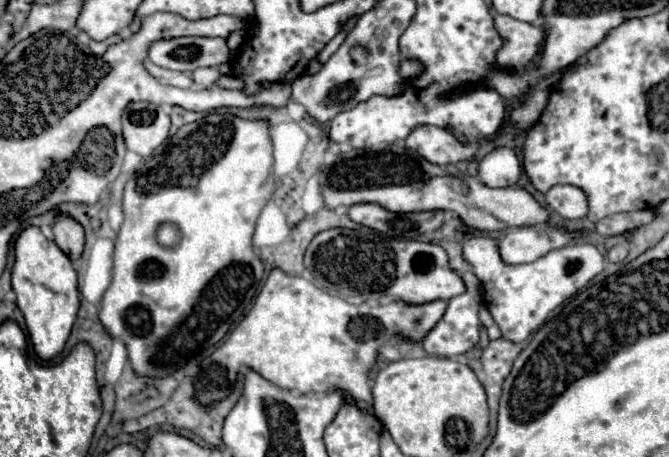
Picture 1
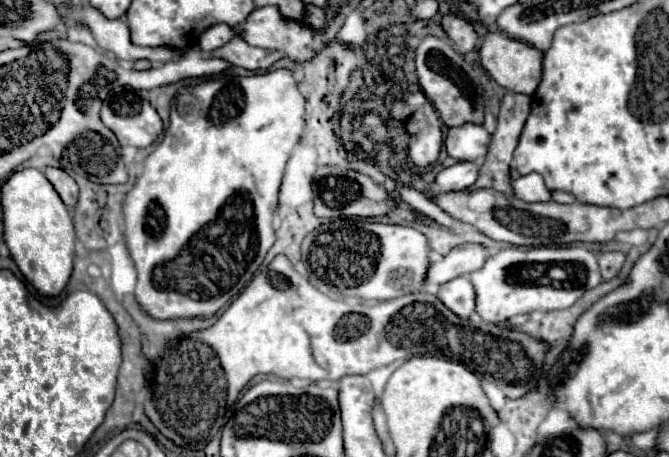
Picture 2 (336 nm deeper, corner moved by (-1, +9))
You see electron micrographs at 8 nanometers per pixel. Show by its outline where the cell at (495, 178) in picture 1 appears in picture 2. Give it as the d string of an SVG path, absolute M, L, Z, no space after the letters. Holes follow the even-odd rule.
M460 161L454 163L452 167L442 169L436 175L436 185L440 193L450 193L450 191L462 191L474 185L476 177L478 177L478 165L470 163L470 161Z

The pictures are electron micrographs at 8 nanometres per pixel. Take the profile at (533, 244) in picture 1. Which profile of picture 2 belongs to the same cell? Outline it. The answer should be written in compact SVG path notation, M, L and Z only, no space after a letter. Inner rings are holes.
M466 243L454 247L442 261L430 263L424 285L442 285L458 275L470 275L488 259L488 251L480 245Z

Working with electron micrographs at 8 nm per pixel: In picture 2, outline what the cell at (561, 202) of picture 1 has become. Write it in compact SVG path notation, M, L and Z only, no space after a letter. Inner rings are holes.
M530 173L512 181L512 191L522 201L548 201L550 191L544 185L544 179L538 173Z

